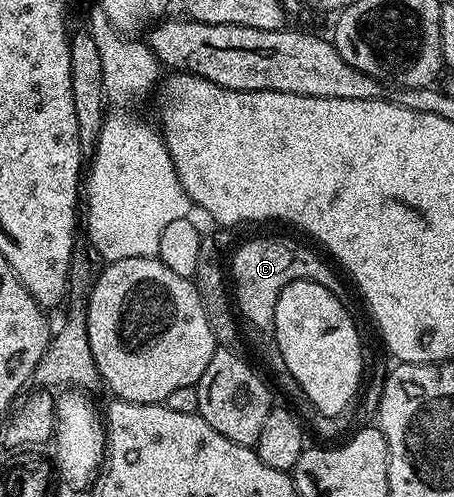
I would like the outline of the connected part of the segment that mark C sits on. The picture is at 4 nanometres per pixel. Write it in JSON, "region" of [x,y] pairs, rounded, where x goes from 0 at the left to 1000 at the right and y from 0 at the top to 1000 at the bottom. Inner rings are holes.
{"region":[[[564,477],[542,487],[513,513],[511,549],[507,541],[507,573],[515,584],[515,614],[526,636],[537,636],[559,660],[590,666],[604,650],[612,594],[621,594],[641,565],[689,565],[709,569],[709,577],[720,581],[747,584],[749,565],[722,543],[725,527],[694,499],[687,501],[652,485],[623,485],[617,477]]]}

